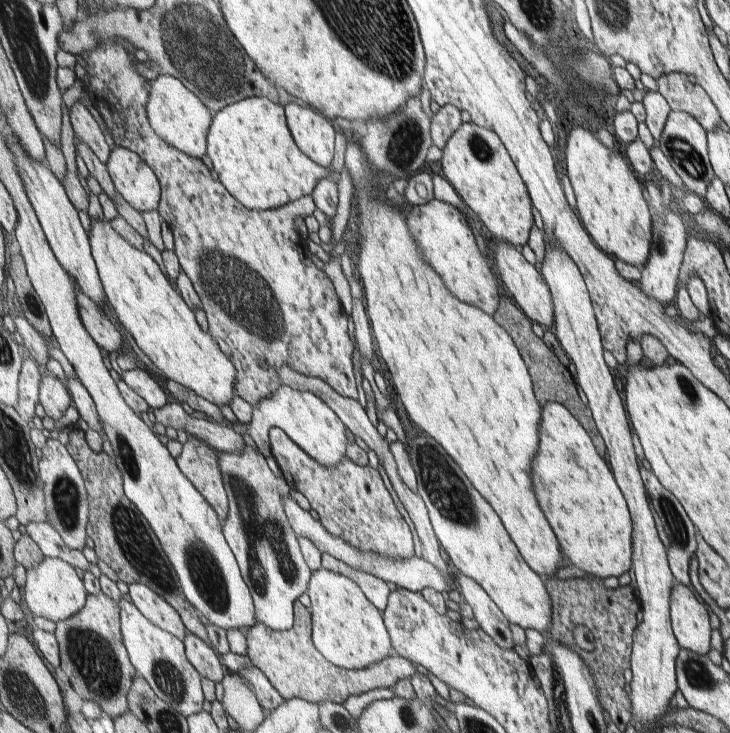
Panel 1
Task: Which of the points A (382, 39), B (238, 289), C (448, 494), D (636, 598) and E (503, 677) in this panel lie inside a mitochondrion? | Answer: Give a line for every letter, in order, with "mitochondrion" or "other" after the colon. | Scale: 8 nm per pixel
A: mitochondrion
B: mitochondrion
C: mitochondrion
D: other
E: other

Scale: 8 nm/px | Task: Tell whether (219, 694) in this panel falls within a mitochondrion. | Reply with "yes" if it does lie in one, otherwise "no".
no

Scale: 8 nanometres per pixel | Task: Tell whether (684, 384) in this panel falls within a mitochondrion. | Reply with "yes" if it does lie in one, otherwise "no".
yes

